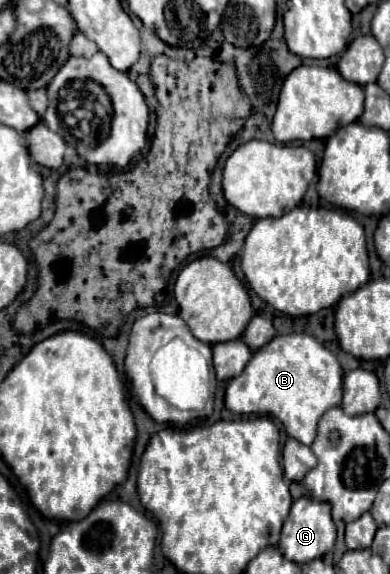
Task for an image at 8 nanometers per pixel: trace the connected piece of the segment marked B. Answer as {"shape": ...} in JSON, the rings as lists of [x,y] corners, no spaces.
{"shape":[[[288,333],[288,335],[276,335],[270,343],[266,343],[262,349],[258,349],[246,369],[230,379],[226,387],[226,407],[232,413],[256,413],[256,415],[268,415],[278,419],[282,425],[286,425],[286,433],[294,439],[298,439],[304,445],[312,445],[318,431],[320,417],[332,409],[338,407],[342,399],[342,367],[332,351],[328,351],[316,337],[310,333]]]}

